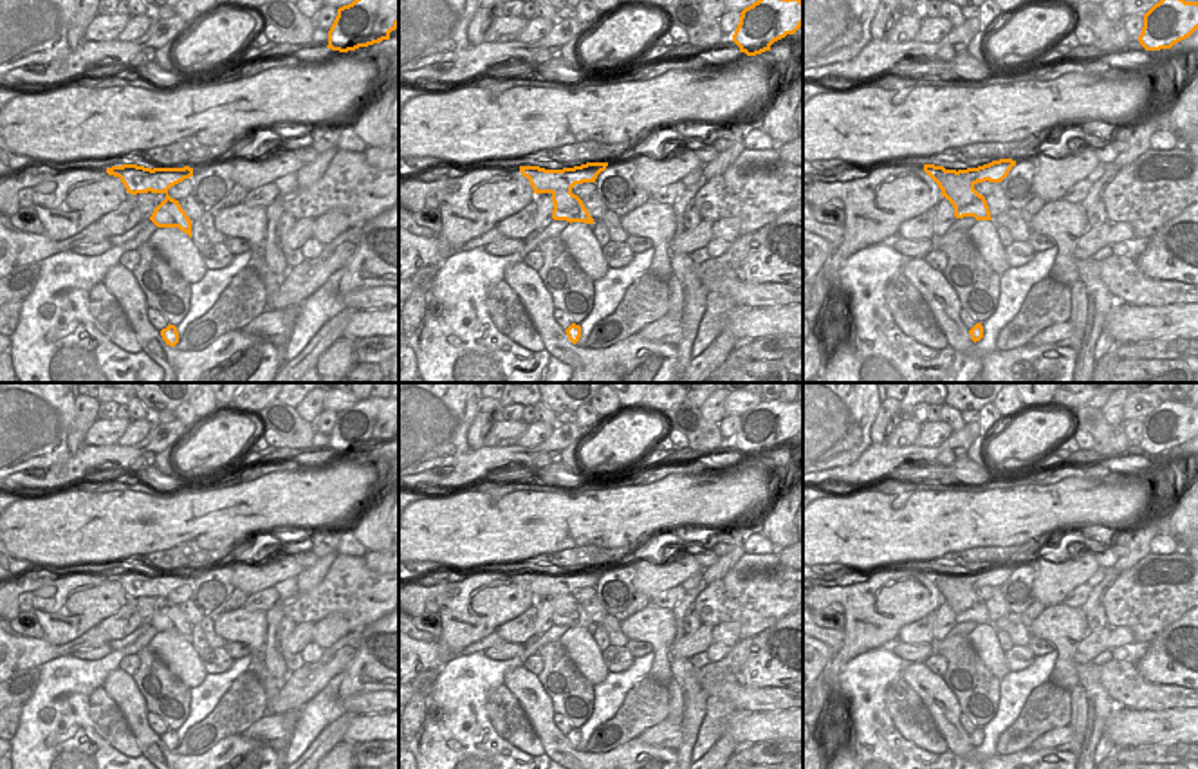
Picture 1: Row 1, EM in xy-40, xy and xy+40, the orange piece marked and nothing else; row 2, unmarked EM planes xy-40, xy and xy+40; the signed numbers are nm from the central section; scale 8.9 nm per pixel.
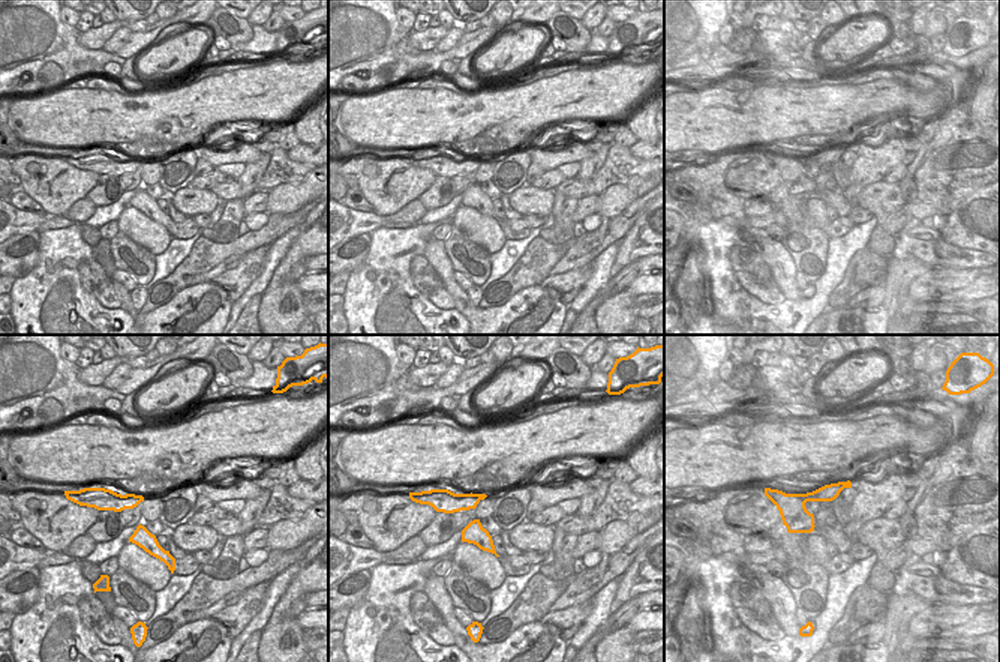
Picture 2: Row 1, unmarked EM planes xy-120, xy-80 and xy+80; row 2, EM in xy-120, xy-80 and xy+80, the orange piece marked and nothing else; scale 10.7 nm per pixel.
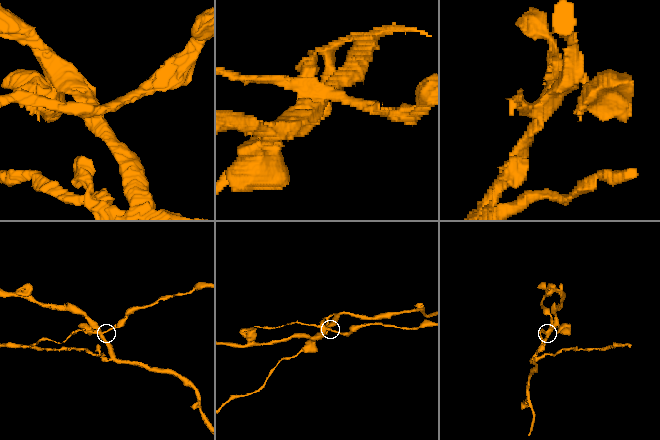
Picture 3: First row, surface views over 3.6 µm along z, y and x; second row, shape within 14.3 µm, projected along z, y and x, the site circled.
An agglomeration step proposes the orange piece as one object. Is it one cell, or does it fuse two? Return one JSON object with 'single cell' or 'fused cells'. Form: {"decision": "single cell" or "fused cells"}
{"decision": "fused cells"}

